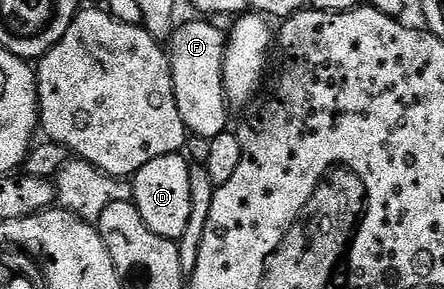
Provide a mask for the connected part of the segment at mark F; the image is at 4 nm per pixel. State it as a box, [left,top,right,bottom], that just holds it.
[168,19,228,139]

